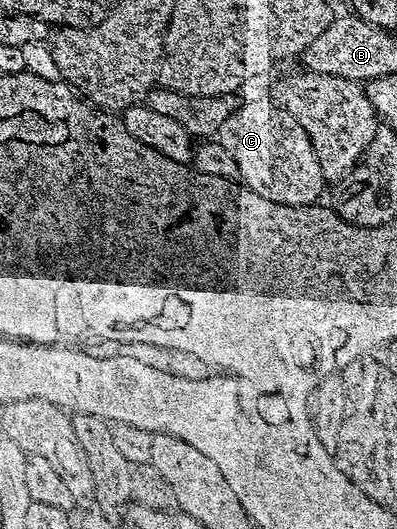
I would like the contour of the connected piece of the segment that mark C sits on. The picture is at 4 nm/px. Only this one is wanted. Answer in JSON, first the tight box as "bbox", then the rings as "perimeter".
{"bbox":[217,101,325,205],"perimeter":[[[251,101],[240,104],[223,123],[217,134],[217,143],[221,151],[231,157],[238,177],[254,196],[275,205],[316,204],[320,200],[325,177],[320,166],[307,154],[306,144],[299,143],[294,134],[296,132],[268,102]]]}

